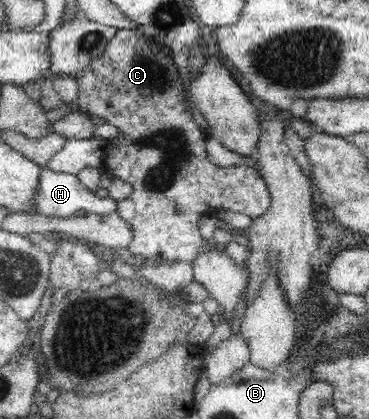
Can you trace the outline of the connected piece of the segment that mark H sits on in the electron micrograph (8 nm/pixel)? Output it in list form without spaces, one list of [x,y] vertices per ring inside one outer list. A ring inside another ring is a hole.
[[[50,168],[40,171],[39,190],[35,194],[35,212],[51,217],[70,218],[79,210],[84,213],[107,215],[117,212],[117,202],[100,198],[71,174]]]

